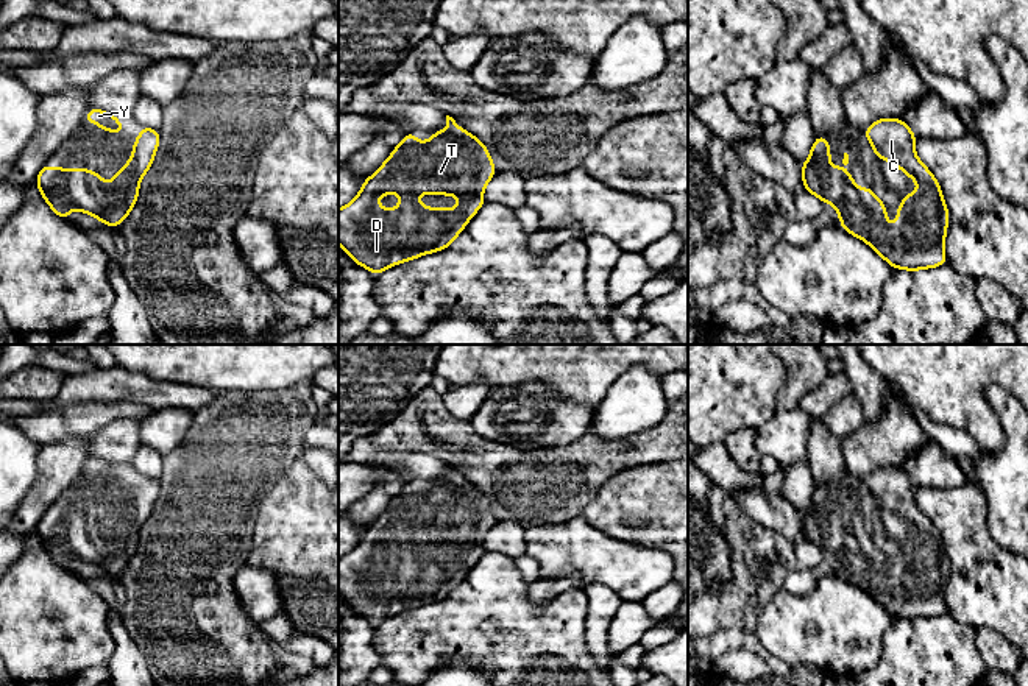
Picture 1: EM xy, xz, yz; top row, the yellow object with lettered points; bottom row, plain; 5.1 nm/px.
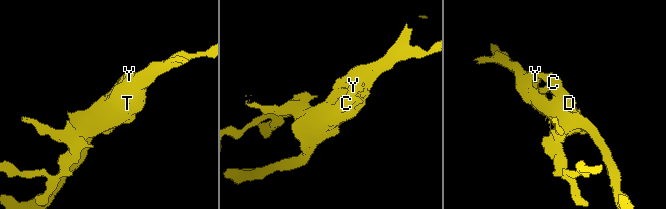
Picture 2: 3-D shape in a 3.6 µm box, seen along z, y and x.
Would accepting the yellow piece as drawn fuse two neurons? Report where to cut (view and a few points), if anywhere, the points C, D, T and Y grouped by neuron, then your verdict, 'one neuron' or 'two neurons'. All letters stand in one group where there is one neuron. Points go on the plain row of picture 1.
cut none; groups C D T Y; one neuron

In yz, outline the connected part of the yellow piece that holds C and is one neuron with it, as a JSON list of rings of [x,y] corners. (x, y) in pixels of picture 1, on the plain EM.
[[[878,468],[863,483],[875,507],[897,514],[920,538],[903,546],[895,575],[886,572],[886,555],[870,536],[856,538],[845,516],[830,516],[830,491],[824,485],[816,485],[808,510],[800,513],[803,538],[833,553],[844,580],[864,589],[892,617],[916,621],[945,614],[948,560],[939,532],[916,505],[916,483],[902,468]]]

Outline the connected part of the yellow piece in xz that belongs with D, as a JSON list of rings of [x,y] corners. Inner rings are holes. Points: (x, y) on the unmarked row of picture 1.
[[[449,465],[446,474],[448,480],[434,480],[426,493],[417,491],[415,482],[409,480],[379,519],[363,530],[359,544],[339,560],[342,599],[354,613],[368,617],[373,624],[423,603],[446,599],[485,553],[482,541],[498,521],[488,497],[468,480],[460,479]],[[387,541],[404,544],[393,560],[371,552]],[[415,543],[457,544],[460,557],[429,558],[413,547]]]

